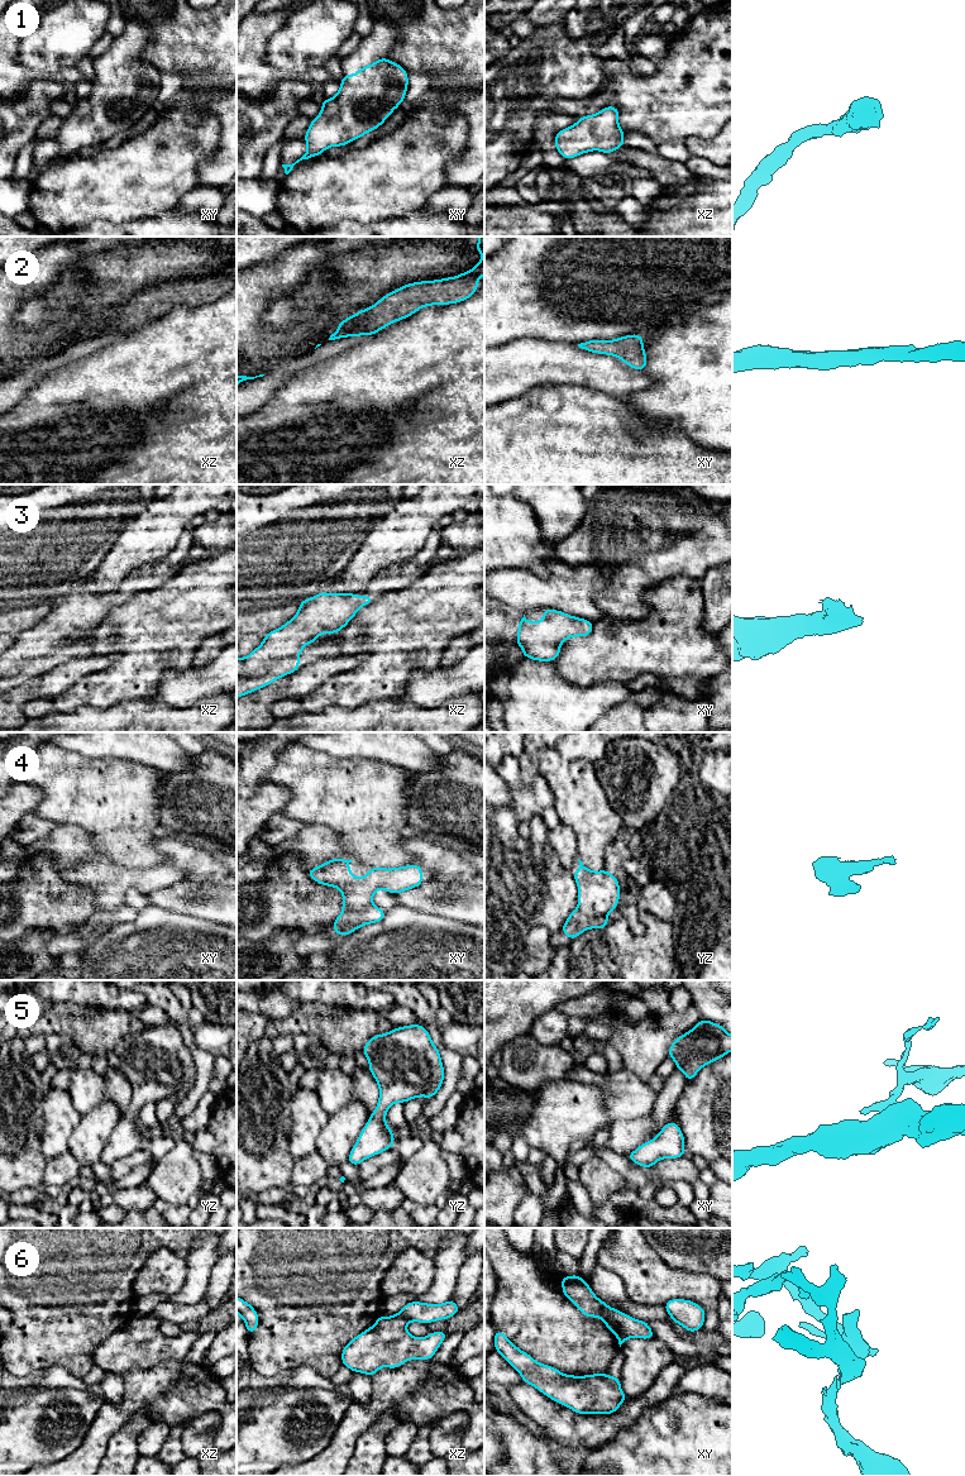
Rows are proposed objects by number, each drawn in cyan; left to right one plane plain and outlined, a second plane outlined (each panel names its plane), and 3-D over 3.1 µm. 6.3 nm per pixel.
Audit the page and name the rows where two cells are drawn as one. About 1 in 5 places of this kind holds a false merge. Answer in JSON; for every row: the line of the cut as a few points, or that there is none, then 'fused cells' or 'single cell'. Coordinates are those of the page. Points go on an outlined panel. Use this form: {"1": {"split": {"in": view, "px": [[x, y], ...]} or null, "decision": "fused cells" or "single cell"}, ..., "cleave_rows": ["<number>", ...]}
{"1": {"split": null, "decision": "single cell"}, "2": {"split": null, "decision": "single cell"}, "3": {"split": null, "decision": "single cell"}, "4": {"split": {"in": "xy", "px": [[371, 903], [362, 908], [343, 912]]}, "decision": "fused cells"}, "5": {"split": null, "decision": "single cell"}, "6": {"split": null, "decision": "single cell"}, "cleave_rows": ["4"]}

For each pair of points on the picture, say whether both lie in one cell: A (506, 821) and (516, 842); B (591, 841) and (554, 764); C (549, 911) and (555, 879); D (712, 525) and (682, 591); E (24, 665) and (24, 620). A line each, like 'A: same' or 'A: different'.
A: same
B: same
C: same
D: different
E: different

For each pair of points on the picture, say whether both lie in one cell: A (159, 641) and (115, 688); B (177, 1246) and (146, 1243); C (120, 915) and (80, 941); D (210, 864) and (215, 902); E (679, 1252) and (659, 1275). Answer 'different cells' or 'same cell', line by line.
A: same cell
B: same cell
C: same cell
D: different cells
E: different cells

